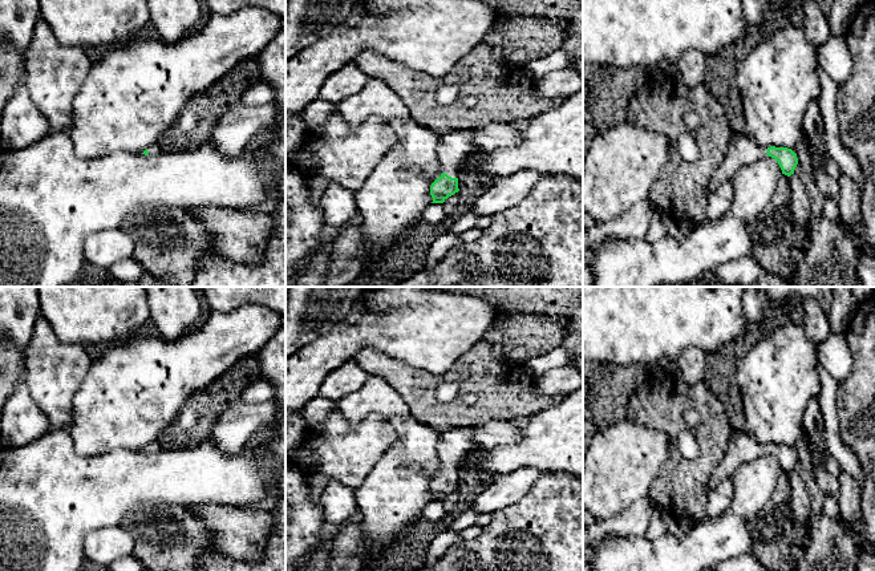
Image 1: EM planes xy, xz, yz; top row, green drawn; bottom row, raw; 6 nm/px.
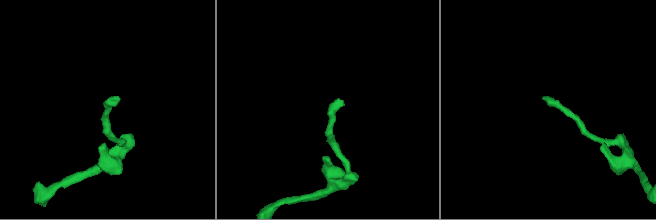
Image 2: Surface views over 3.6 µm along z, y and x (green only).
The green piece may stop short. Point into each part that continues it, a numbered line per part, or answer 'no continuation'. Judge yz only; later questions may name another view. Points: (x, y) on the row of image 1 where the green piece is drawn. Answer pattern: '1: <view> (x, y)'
1: yz (741, 150)

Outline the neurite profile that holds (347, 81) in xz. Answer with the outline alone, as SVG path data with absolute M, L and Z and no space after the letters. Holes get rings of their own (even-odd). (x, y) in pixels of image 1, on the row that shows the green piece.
M349 64L329 76L321 85L317 98L337 105L344 98L356 94L369 80L355 64Z

